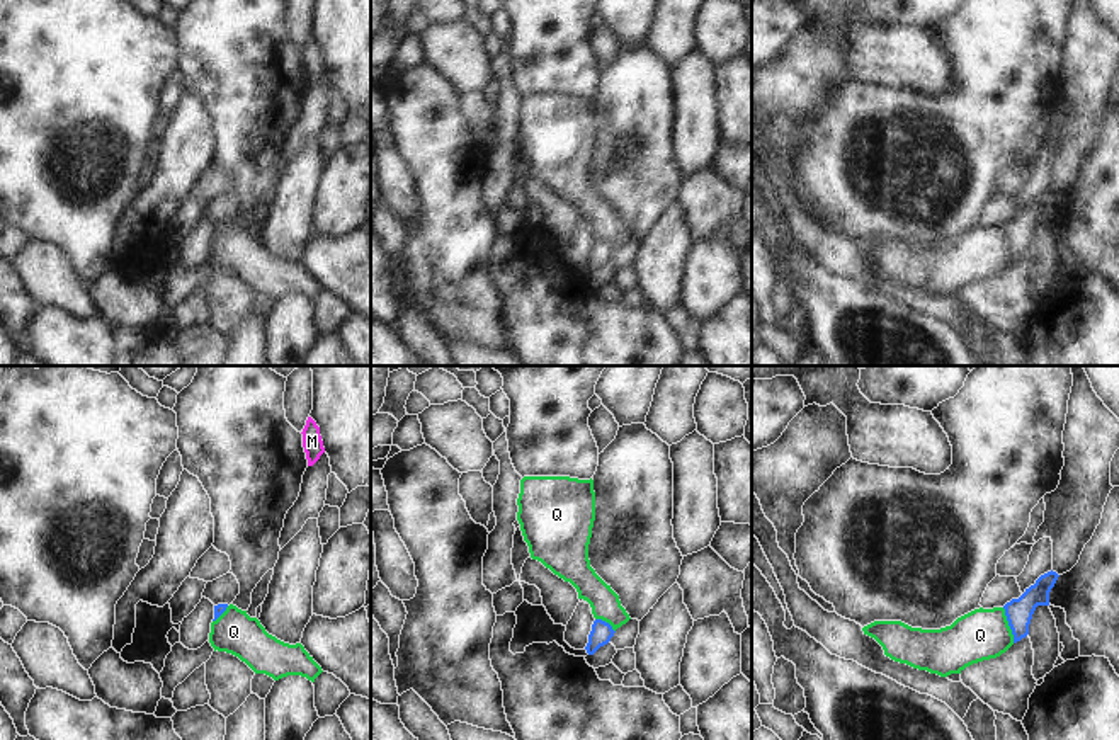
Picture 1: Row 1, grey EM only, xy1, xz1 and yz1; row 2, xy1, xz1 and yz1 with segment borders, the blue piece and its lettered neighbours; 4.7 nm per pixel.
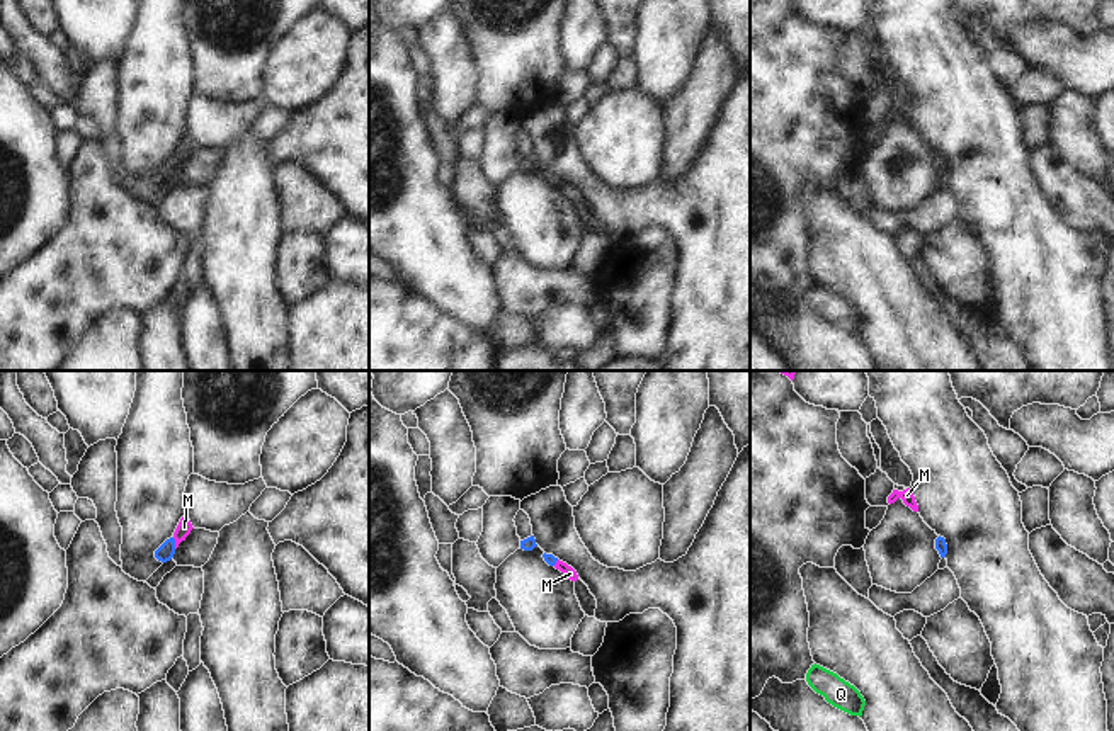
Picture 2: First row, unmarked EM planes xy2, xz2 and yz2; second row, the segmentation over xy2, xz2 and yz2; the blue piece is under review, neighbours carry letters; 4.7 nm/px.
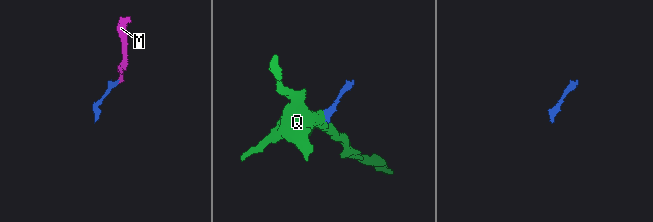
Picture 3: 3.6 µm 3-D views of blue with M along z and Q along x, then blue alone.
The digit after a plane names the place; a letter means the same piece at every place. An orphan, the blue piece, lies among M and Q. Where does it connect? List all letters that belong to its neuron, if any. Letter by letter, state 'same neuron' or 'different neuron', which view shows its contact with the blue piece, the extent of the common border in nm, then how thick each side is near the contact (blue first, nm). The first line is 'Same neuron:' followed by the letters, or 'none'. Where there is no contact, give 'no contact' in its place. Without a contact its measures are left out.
Same neuron: M
M: same neuron; contact in xy2; length 60 nm; calibres 80 and 70 nm
Q: different neuron; contact in yz1; length 180 nm; calibres 130 and 240 nm

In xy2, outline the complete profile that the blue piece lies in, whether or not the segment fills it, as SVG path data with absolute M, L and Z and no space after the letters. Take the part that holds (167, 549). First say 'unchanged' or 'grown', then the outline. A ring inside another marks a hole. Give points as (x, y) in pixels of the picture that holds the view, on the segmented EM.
grown; M184 515L173 532L173 536L170 539L167 539L156 551L155 551L155 558L162 563L167 563L173 558L175 549L179 547L179 544L182 541L185 541L185 537L190 534L192 530L192 524L189 520L187 515Z

